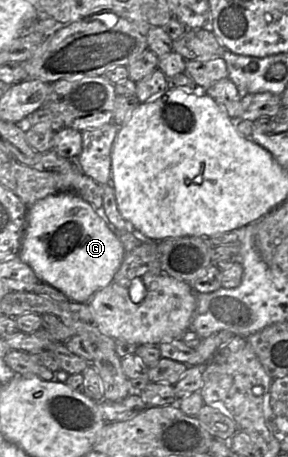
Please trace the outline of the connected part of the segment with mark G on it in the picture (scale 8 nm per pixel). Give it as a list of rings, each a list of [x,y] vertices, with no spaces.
[[[63,192],[57,193],[54,195],[48,195],[47,197],[38,200],[34,204],[30,205],[27,210],[26,216],[26,225],[25,231],[21,242],[20,251],[18,253],[18,257],[24,263],[29,265],[40,282],[47,283],[56,289],[63,292],[70,301],[78,302],[78,303],[85,303],[89,302],[89,300],[93,297],[93,295],[103,289],[104,287],[108,286],[114,278],[114,275],[119,270],[123,259],[125,256],[125,249],[119,238],[117,237],[114,229],[98,214],[95,208],[88,203],[87,201],[83,200],[80,196],[73,192]]]

